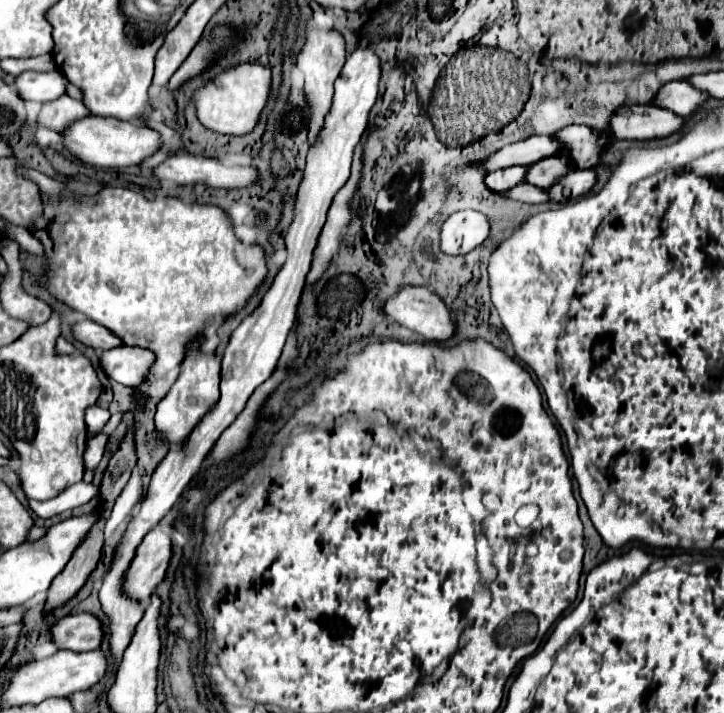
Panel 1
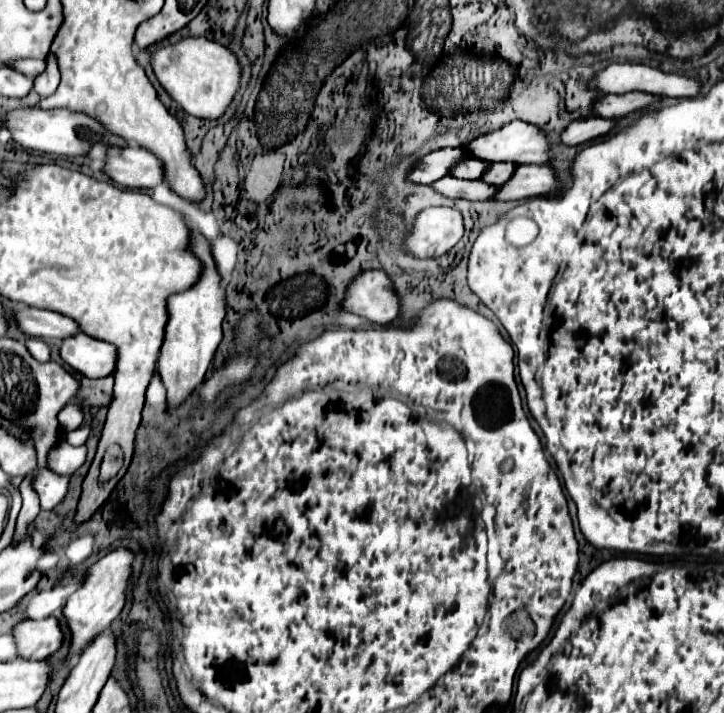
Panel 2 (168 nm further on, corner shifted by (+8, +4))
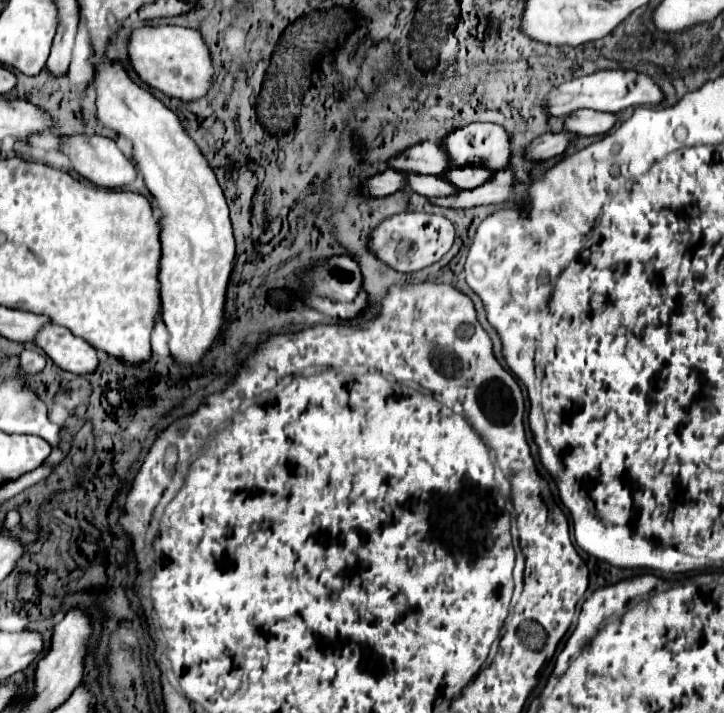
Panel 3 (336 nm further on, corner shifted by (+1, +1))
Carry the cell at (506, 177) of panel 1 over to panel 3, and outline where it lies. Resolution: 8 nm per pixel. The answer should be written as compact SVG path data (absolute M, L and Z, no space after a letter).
M420 142L390 158L388 168L400 172L440 176L448 168L448 160L444 158L444 150L438 148L438 142Z

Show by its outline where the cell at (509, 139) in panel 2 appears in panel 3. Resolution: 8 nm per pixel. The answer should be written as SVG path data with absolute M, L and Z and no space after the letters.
M468 124L440 140L450 166L504 170L510 158L510 136L496 124Z

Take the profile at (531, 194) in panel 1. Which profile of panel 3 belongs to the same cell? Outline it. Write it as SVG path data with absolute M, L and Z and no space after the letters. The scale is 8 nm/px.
M408 174L408 188L422 196L444 196L456 192L454 186L440 182L438 176L422 176L422 174Z

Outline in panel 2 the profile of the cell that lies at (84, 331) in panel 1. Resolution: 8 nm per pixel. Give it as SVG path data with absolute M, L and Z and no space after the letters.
M23 307L21 311L15 313L15 317L17 317L21 331L31 337L63 341L63 339L69 339L81 333L81 327L77 327L77 323L71 317L65 317L49 309Z

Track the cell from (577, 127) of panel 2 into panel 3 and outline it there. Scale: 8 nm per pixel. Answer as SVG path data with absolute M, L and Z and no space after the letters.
M568 132L542 134L536 140L532 140L532 144L524 152L524 158L532 160L532 162L540 162L540 160L548 160L548 158L560 156L568 148L572 138L574 138L574 134L568 134Z

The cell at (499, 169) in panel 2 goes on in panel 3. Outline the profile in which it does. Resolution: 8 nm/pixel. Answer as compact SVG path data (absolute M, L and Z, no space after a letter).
M466 166L466 168L446 170L442 174L442 180L452 184L452 186L456 186L458 190L464 190L464 188L480 186L480 182L486 182L488 174L492 174L492 172L484 170L484 168L476 168L476 166Z

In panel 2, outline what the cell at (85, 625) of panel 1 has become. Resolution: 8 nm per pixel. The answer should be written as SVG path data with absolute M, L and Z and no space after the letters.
M55 617L23 621L15 625L13 637L17 641L19 655L27 659L45 659L63 645L61 623Z

